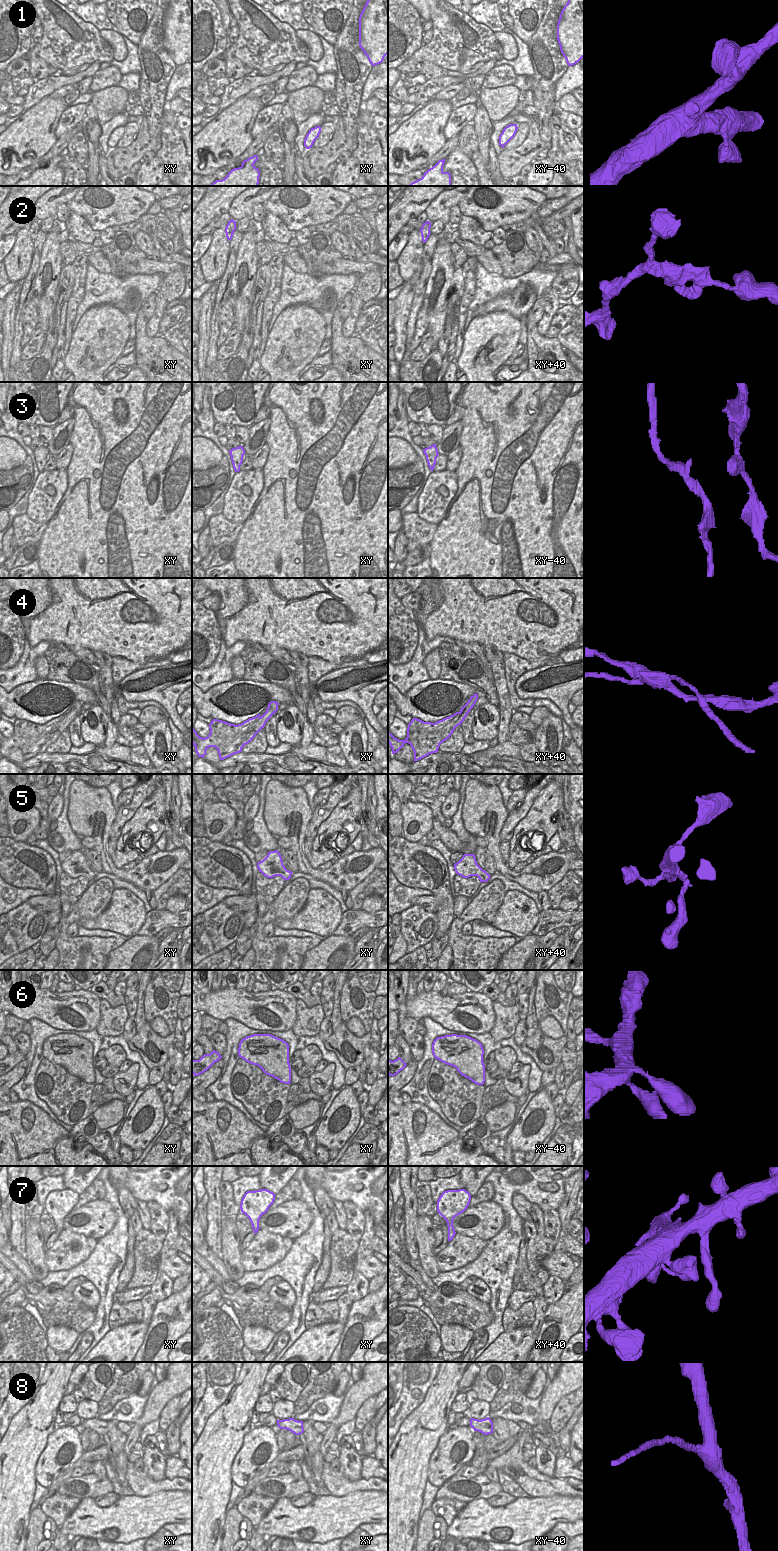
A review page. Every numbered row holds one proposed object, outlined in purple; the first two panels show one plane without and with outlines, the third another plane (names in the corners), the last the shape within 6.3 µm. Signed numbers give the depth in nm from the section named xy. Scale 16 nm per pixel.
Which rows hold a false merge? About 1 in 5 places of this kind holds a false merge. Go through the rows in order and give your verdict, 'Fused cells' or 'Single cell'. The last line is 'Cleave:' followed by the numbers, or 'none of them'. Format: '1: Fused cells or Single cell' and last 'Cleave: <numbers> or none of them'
1: Single cell
2: Single cell
3: Fused cells
4: Fused cells
5: Single cell
6: Single cell
7: Single cell
8: Single cell
Cleave: 3, 4.

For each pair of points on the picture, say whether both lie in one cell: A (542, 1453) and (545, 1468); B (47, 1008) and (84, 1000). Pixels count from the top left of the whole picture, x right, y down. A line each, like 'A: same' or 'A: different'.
A: same
B: same

